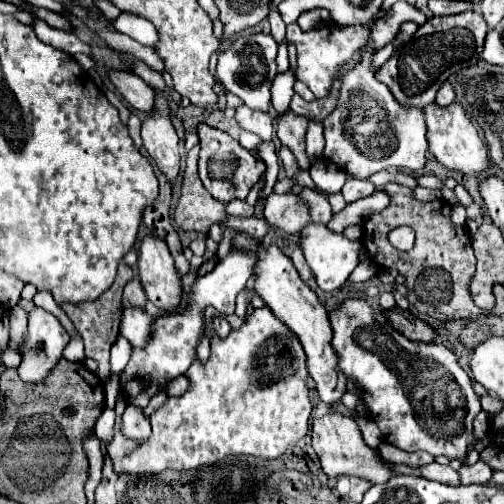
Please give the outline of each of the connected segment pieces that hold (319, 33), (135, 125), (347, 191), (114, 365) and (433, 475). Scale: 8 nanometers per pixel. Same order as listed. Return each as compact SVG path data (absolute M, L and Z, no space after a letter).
M294 22L288 26L286 38L292 42L298 50L298 74L296 78L306 82L310 90L314 92L316 98L324 98L330 94L332 88L332 78L338 72L338 66L346 60L352 58L352 54L368 42L368 28L362 26L336 26L336 24L326 24L322 28L314 28L308 32L302 32L300 26Z
M132 114L130 116L130 122L128 122L128 130L130 130L130 136L132 136L132 140L134 140L134 144L140 148L142 146L142 138L140 138L140 124L142 124L142 120L136 116L136 114Z
M352 178L352 180L348 180L348 182L344 184L344 188L342 188L342 196L344 196L346 202L354 202L354 200L358 200L358 198L370 196L374 190L376 190L376 186L374 186L372 182Z
M118 336L110 350L111 373L120 373L127 365L132 352L132 346L122 336Z
M432 462L424 468L420 468L420 472L428 480L436 480L436 482L442 482L442 484L448 484L448 486L460 486L460 474L458 474L458 470L454 470L450 466L442 466L442 464Z

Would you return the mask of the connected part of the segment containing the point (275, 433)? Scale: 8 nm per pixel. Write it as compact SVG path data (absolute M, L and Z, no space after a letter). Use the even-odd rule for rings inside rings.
M268 306L254 310L246 322L228 334L228 338L220 338L218 334L212 334L210 338L210 358L206 362L200 362L198 358L194 364L184 372L190 386L182 396L168 396L166 404L158 408L152 414L152 434L146 440L130 440L128 436L122 436L120 430L120 416L114 424L114 438L106 446L114 470L128 472L128 474L158 474L166 468L172 470L192 470L198 466L214 464L222 460L224 456L258 456L258 458L278 458L282 456L290 446L294 446L300 438L308 434L308 418L312 412L312 404L308 398L308 370L306 366L294 366L294 374L278 380L262 380L256 366L250 366L250 360L258 360L258 352L262 350L264 342L268 338L284 338L286 340L286 352L290 356L304 356L304 350L298 342L298 338L270 312Z

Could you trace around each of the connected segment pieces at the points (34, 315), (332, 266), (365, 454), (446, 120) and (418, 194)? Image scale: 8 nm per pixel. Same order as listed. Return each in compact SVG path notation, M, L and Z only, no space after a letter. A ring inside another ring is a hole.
M34 308L28 314L28 340L20 348L24 354L18 374L24 382L42 382L52 366L62 358L62 350L70 342L70 336L58 322L58 318L42 308Z
M310 222L310 224L306 224L306 228L302 228L298 246L302 248L302 254L304 254L306 262L308 262L308 266L312 268L318 286L324 292L334 292L334 290L340 290L346 284L348 276L358 266L362 242L360 240L350 240L344 234L336 234L336 232L328 230L326 224Z
M330 412L322 418L312 420L312 446L320 458L320 466L324 474L328 474L330 478L358 476L372 484L384 484L392 476L390 462L386 462L378 450L366 446L358 424L352 418L342 416L338 412Z
M428 104L424 108L426 114L426 126L428 126L428 144L430 144L430 154L446 168L462 172L462 174L480 174L490 168L490 158L488 158L488 148L484 140L480 140L476 126L472 120L466 116L464 108L460 104L450 104L446 108L438 104Z
M416 186L414 188L414 198L418 198L418 200L438 200L438 198L442 198L442 192L440 190L428 190L428 188L422 188L422 186Z

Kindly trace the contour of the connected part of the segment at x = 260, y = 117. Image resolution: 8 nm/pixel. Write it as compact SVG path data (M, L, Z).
M240 106L236 110L236 120L238 120L238 124L244 130L254 132L262 140L270 140L272 138L274 124L272 124L272 118L266 112L258 112L258 110L250 110L246 106Z

